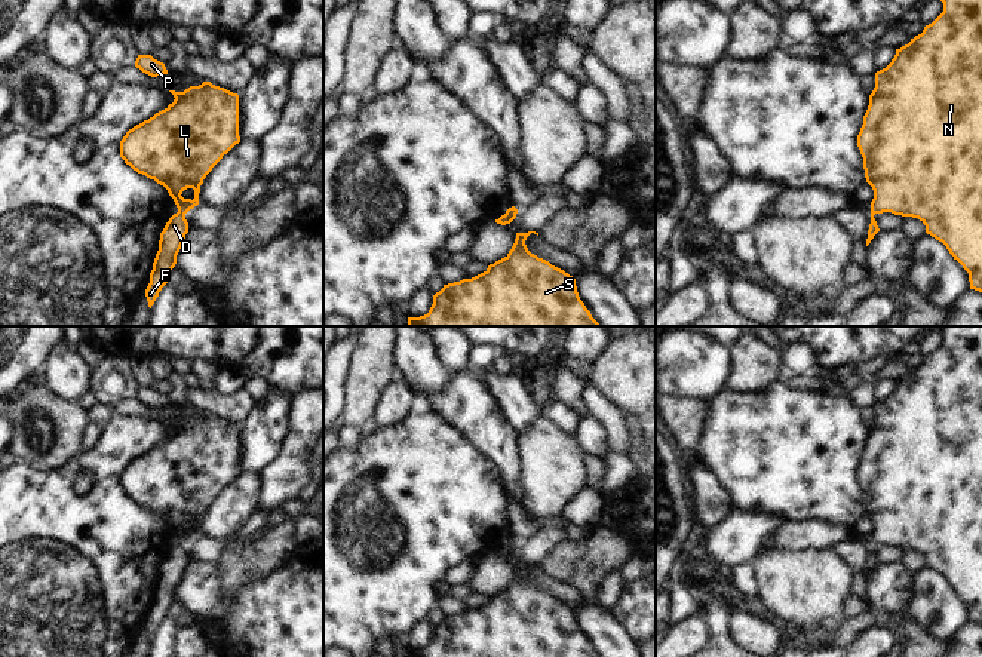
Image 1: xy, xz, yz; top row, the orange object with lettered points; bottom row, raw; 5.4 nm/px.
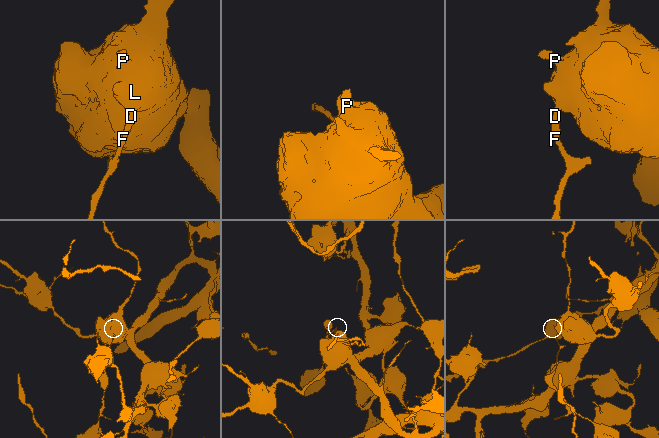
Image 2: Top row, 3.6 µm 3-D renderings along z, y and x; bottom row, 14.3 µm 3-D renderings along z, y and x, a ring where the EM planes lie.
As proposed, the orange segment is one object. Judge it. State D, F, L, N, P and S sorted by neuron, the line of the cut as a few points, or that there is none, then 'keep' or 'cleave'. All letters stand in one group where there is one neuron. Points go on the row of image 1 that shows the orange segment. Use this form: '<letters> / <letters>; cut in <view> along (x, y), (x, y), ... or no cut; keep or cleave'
D F / L N P S; cut in xy along (178, 211), (184, 214); cleave

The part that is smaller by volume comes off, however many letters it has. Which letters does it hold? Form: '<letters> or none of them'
D, F

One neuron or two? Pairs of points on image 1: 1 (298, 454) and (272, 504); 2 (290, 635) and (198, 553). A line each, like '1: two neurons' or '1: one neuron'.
1: one neuron
2: two neurons

